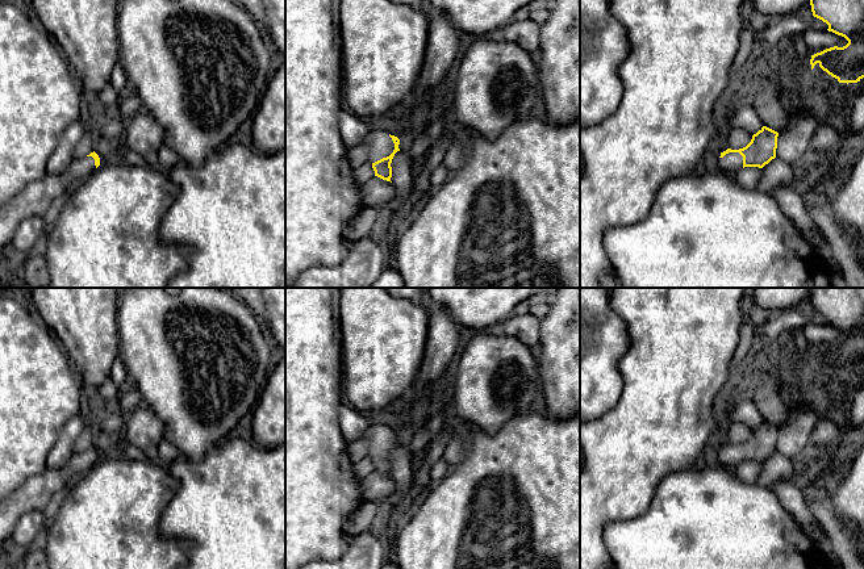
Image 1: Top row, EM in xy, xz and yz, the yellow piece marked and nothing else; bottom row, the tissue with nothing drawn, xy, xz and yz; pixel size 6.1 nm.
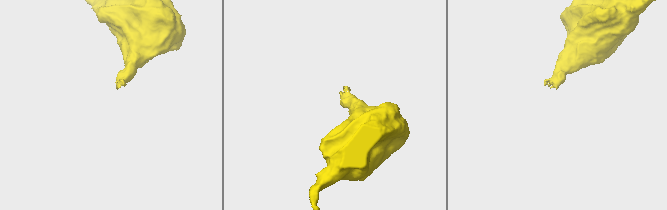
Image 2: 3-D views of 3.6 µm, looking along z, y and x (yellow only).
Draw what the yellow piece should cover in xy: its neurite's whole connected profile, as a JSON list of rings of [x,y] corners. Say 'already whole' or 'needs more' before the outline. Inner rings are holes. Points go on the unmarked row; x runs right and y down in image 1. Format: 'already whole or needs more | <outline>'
needs more | [[[93,445],[75,453],[63,468],[47,468],[0,501],[0,549],[5,548],[13,534],[18,518],[26,511],[43,511],[51,497],[63,488],[68,480],[78,478],[100,460],[100,452]]]

